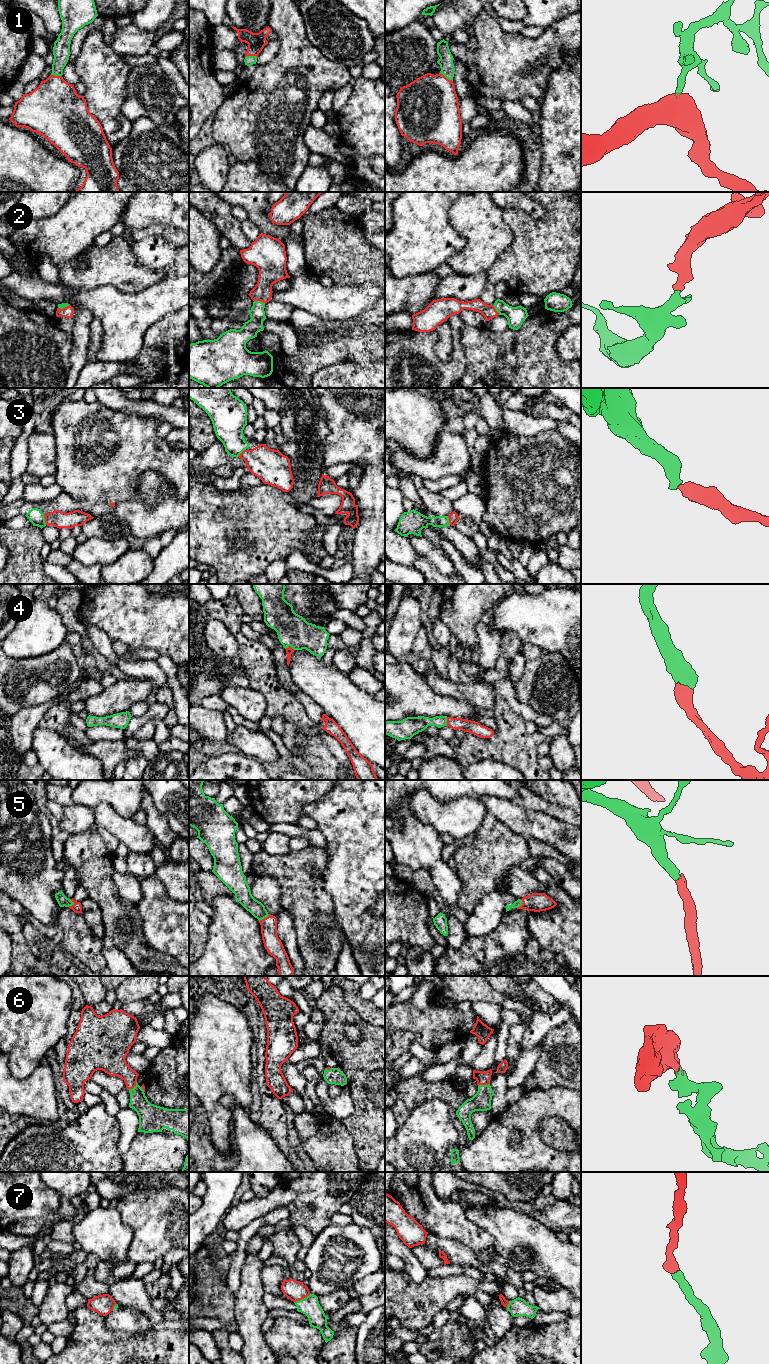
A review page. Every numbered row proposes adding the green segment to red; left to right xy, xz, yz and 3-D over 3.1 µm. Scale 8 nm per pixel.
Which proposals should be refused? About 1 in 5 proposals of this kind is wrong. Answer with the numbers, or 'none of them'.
none of them

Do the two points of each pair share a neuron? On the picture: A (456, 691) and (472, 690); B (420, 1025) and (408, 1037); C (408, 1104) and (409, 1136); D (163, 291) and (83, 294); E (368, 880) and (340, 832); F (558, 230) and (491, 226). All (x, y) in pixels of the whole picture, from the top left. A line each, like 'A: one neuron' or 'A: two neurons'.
A: one neuron
B: two neurons
C: two neurons
D: one neuron
E: one neuron
F: two neurons

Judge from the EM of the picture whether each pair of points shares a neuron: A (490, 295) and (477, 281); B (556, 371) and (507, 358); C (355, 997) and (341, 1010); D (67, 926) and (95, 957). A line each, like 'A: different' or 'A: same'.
A: different
B: same
C: different
D: same

